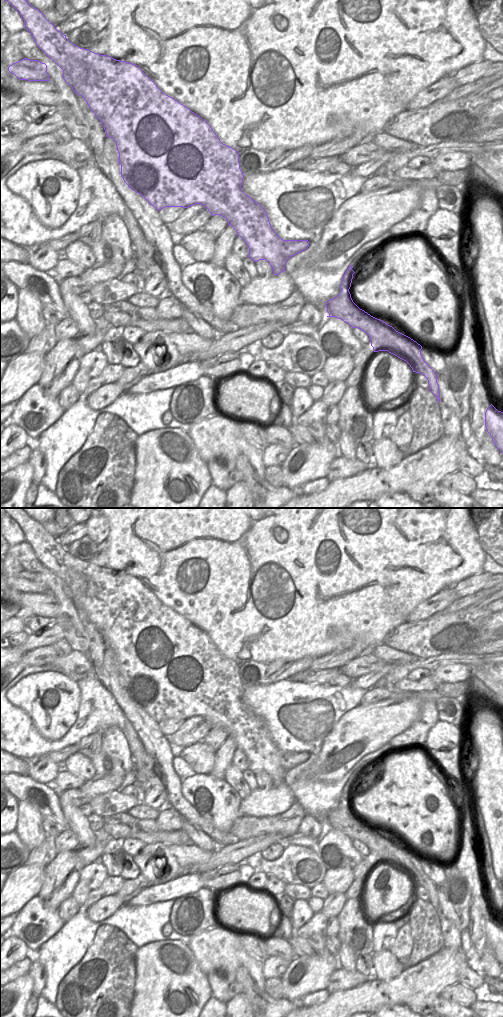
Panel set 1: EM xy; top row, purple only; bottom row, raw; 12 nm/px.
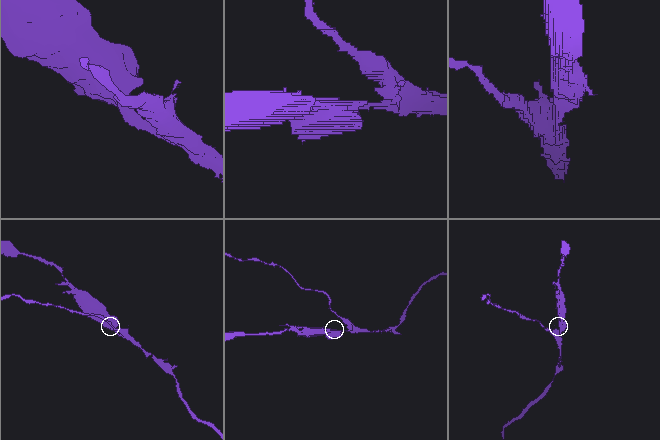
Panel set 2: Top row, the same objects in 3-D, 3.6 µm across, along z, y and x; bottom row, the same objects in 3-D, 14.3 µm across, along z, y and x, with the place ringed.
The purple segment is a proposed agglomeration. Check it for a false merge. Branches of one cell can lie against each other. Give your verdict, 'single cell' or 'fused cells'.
fused cells

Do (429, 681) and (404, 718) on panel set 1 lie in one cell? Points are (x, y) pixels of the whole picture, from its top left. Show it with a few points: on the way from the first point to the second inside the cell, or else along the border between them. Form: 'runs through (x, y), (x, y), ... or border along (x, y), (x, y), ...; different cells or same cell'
border along (441, 682), (433, 690), (429, 691), (398, 691); different cells

